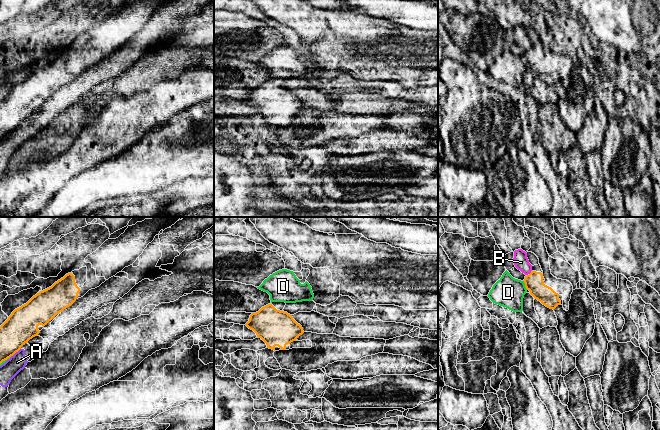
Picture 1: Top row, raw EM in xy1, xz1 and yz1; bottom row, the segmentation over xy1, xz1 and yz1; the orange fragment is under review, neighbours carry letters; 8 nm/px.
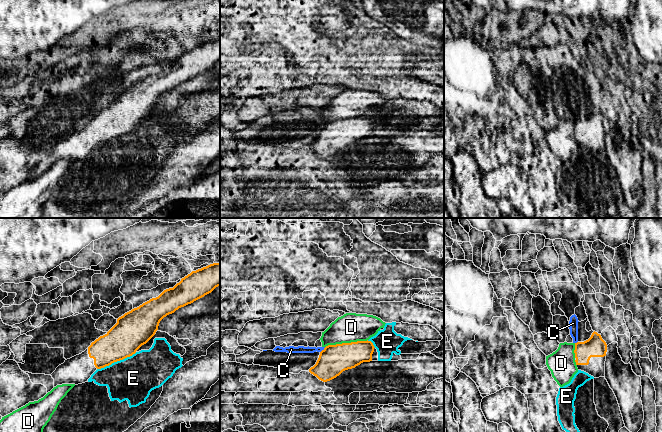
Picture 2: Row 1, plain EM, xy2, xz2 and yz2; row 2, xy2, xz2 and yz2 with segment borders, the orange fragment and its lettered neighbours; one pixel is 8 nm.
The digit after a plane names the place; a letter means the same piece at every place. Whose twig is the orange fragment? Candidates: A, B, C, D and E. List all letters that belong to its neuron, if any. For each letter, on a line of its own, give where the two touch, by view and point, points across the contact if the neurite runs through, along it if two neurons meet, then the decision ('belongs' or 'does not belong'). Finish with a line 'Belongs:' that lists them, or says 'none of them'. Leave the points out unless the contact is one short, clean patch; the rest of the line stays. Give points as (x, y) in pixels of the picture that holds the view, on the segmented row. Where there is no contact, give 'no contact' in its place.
A: contact xy1 (14, 353); border xy1 (20, 348), (9, 357); does not belong
B: contact yz1 (531, 272); border yz1 (531, 270), (529, 274); does not belong
C: contact xz2 (322, 350); border xz2 (325, 347), (320, 352); does not belong
D: contact xz2 (346, 343); does not belong
E: contact xy2 (116, 361); does not belong
Belongs: none of them

